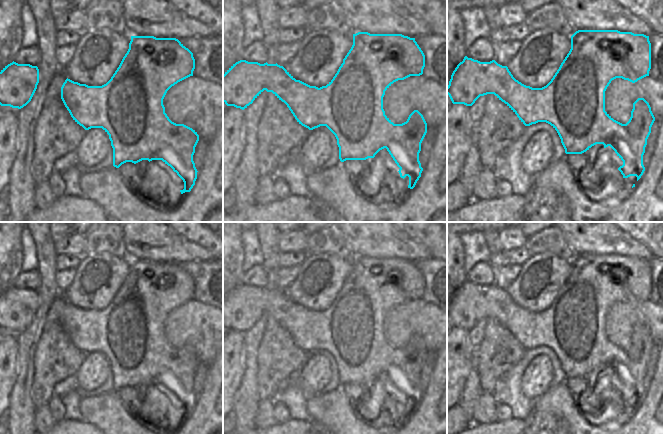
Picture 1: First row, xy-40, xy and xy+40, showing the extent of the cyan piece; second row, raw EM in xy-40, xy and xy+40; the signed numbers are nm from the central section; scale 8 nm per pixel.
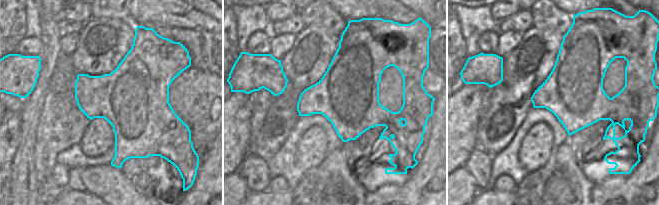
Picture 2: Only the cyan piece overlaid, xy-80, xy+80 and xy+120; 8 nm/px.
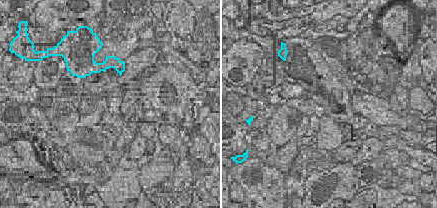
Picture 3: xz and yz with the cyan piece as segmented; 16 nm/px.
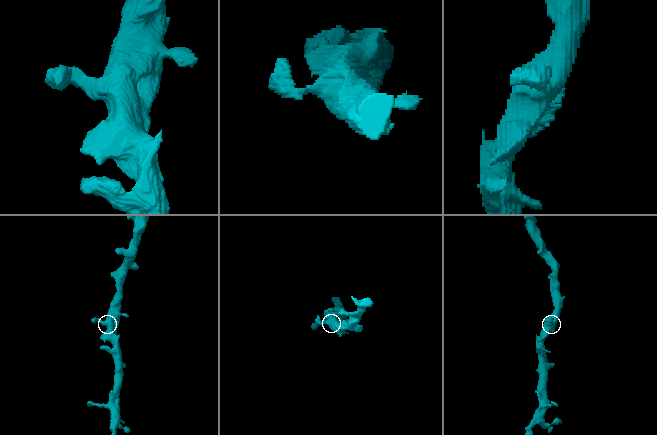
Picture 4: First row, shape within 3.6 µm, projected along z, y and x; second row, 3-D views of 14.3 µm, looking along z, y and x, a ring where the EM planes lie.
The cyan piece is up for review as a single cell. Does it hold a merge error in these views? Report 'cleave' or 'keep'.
keep

